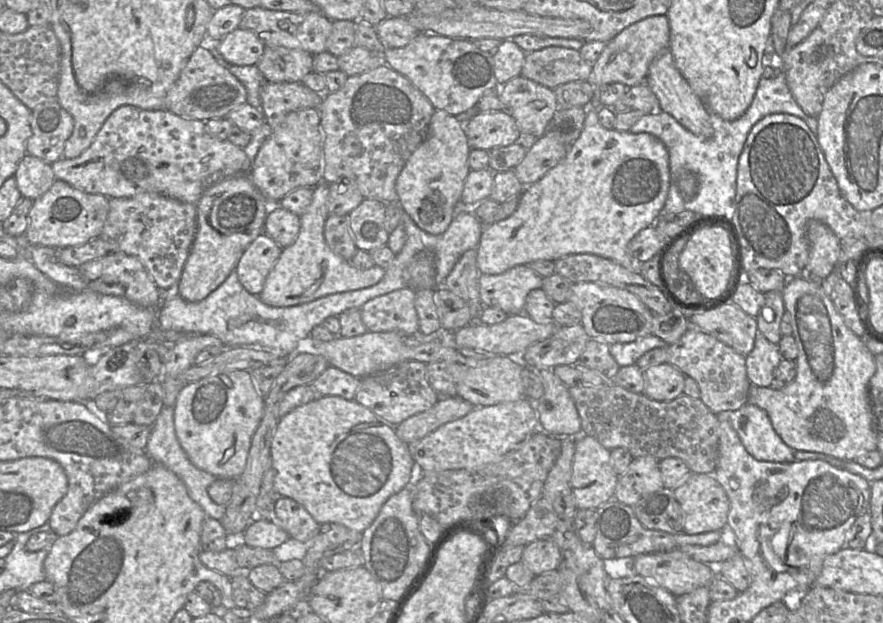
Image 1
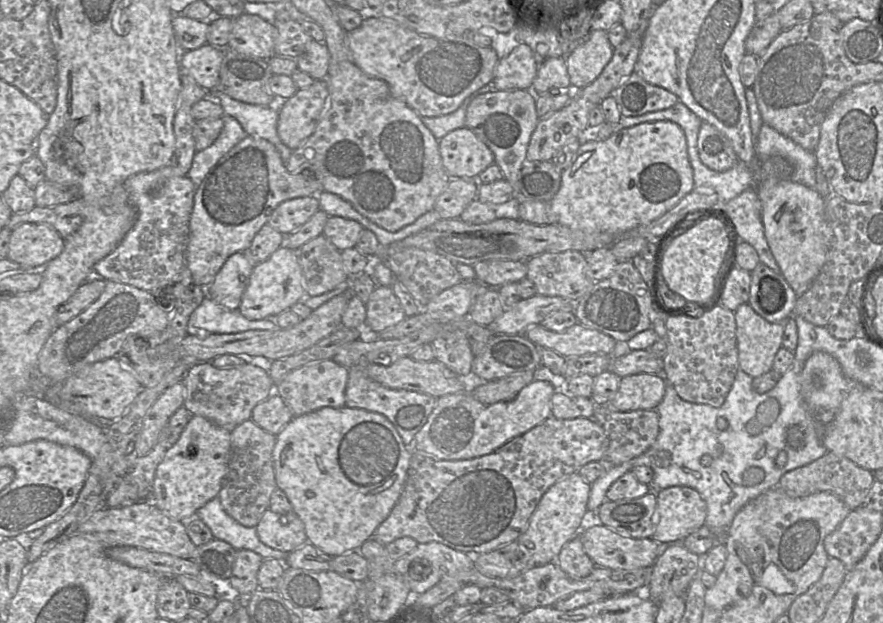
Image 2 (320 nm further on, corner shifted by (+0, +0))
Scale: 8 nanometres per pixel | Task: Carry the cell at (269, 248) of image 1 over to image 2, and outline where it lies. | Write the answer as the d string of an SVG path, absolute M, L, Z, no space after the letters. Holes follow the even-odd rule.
M244 252L231 255L206 288L206 294L226 309L238 309L254 264Z

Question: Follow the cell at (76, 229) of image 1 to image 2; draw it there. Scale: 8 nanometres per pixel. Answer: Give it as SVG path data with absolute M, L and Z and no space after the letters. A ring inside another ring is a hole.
M24 222L11 231L7 258L19 264L24 271L39 271L64 249L65 239L44 223Z

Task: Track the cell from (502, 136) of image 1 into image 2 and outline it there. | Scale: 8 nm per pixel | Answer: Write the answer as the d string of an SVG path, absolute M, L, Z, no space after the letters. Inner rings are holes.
M468 127L450 131L438 141L443 166L451 178L473 178L494 163L491 149Z

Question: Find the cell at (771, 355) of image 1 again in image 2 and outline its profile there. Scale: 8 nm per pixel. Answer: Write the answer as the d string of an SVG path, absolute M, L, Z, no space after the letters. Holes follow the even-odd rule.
M749 303L741 304L734 312L739 367L752 378L772 369L774 357L782 347L784 322L770 323L757 314Z

